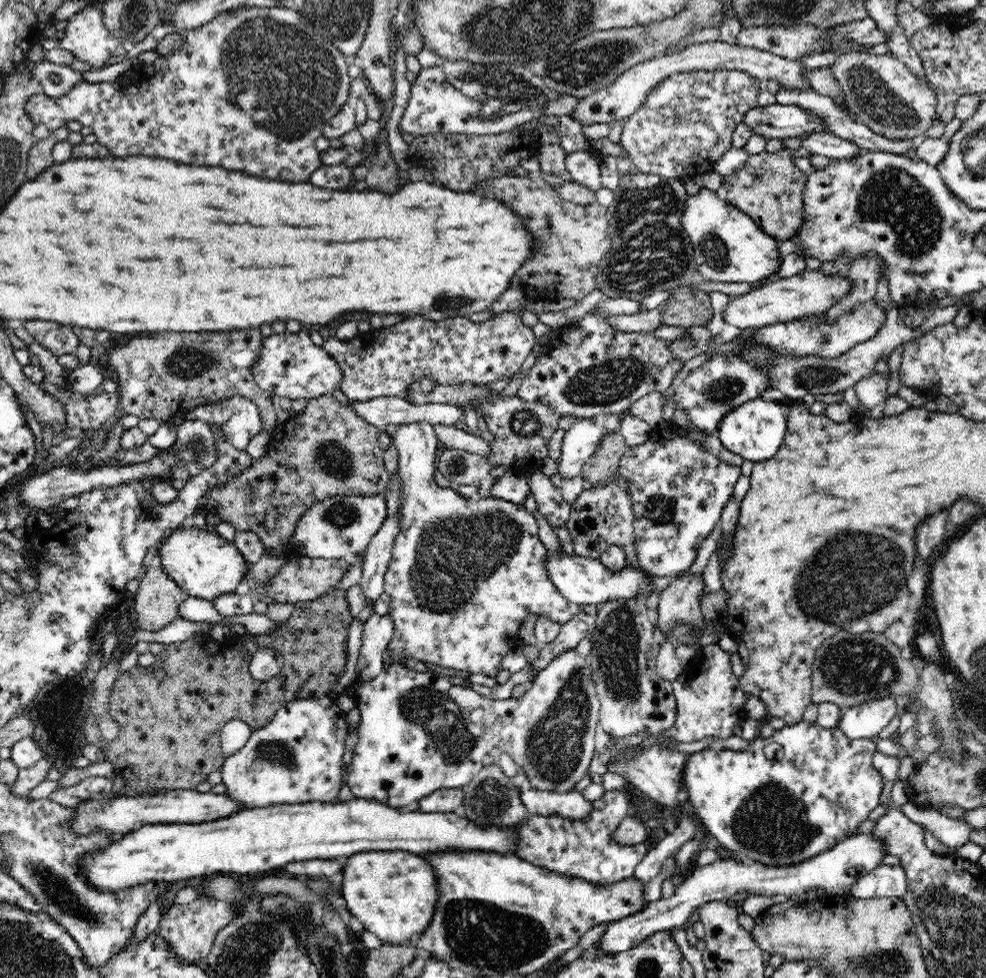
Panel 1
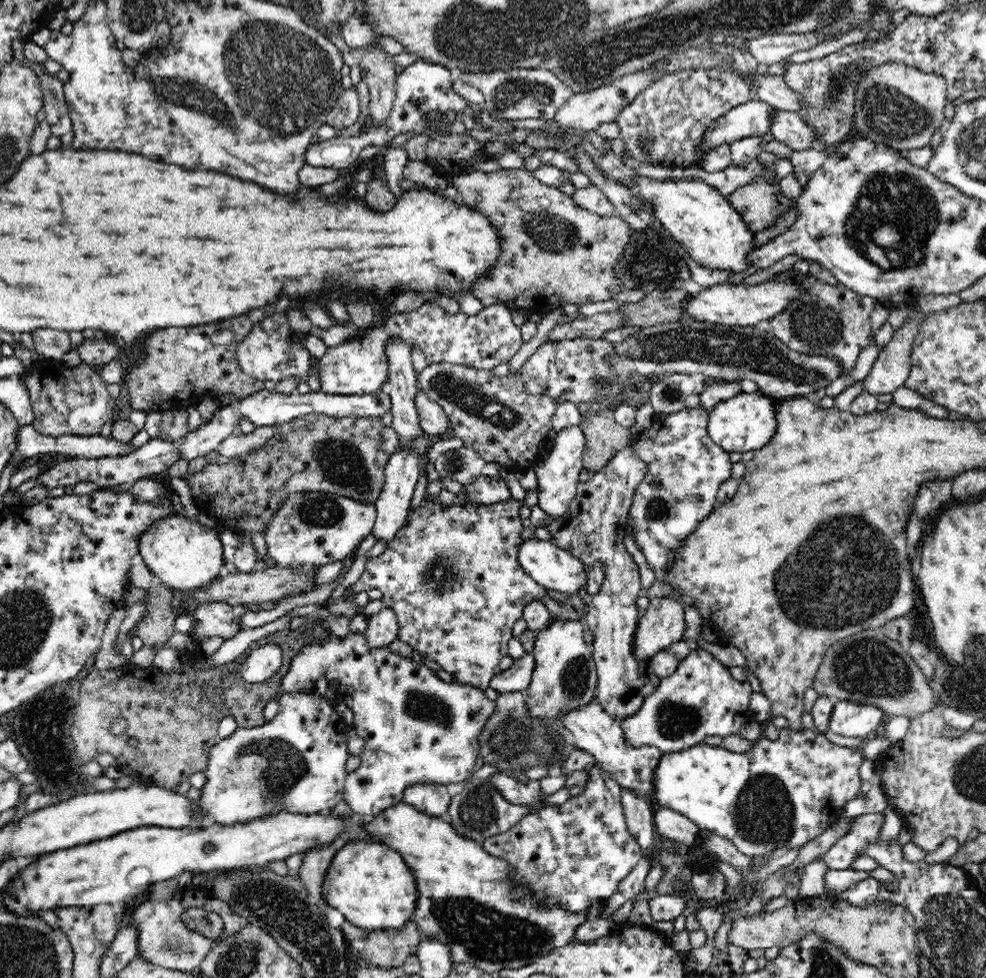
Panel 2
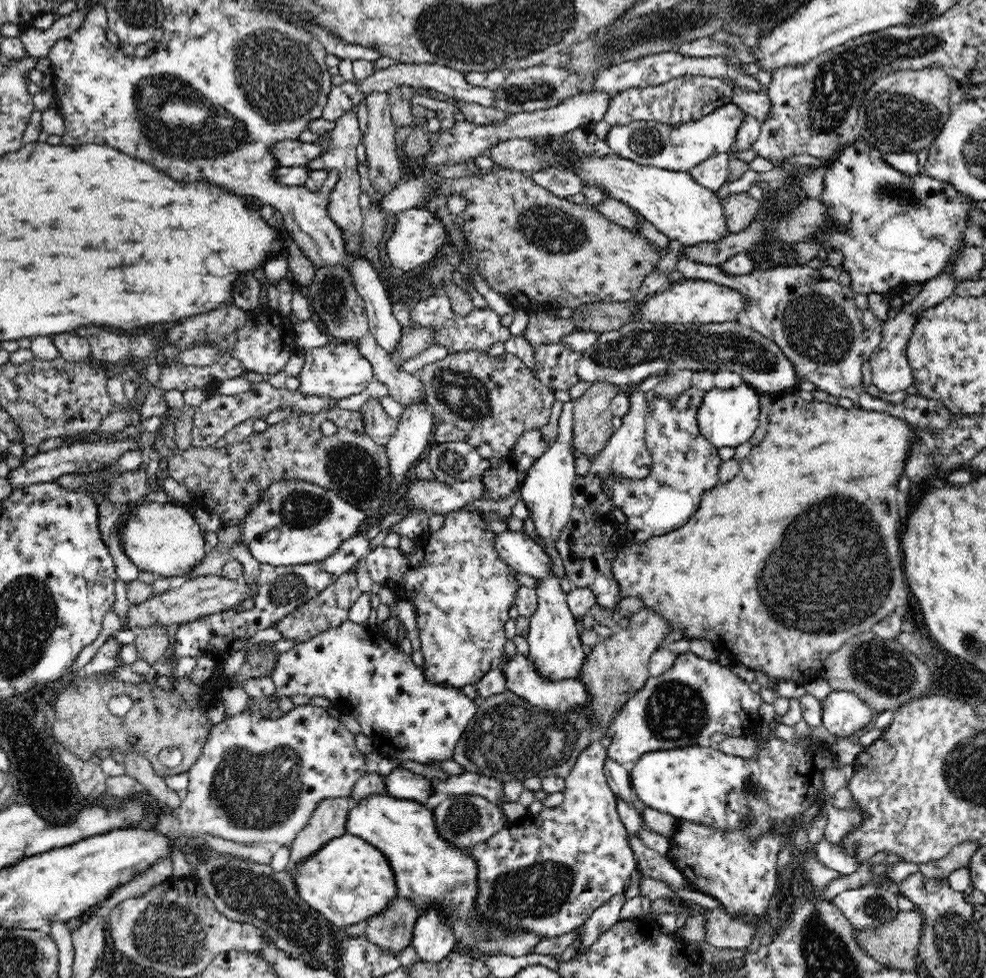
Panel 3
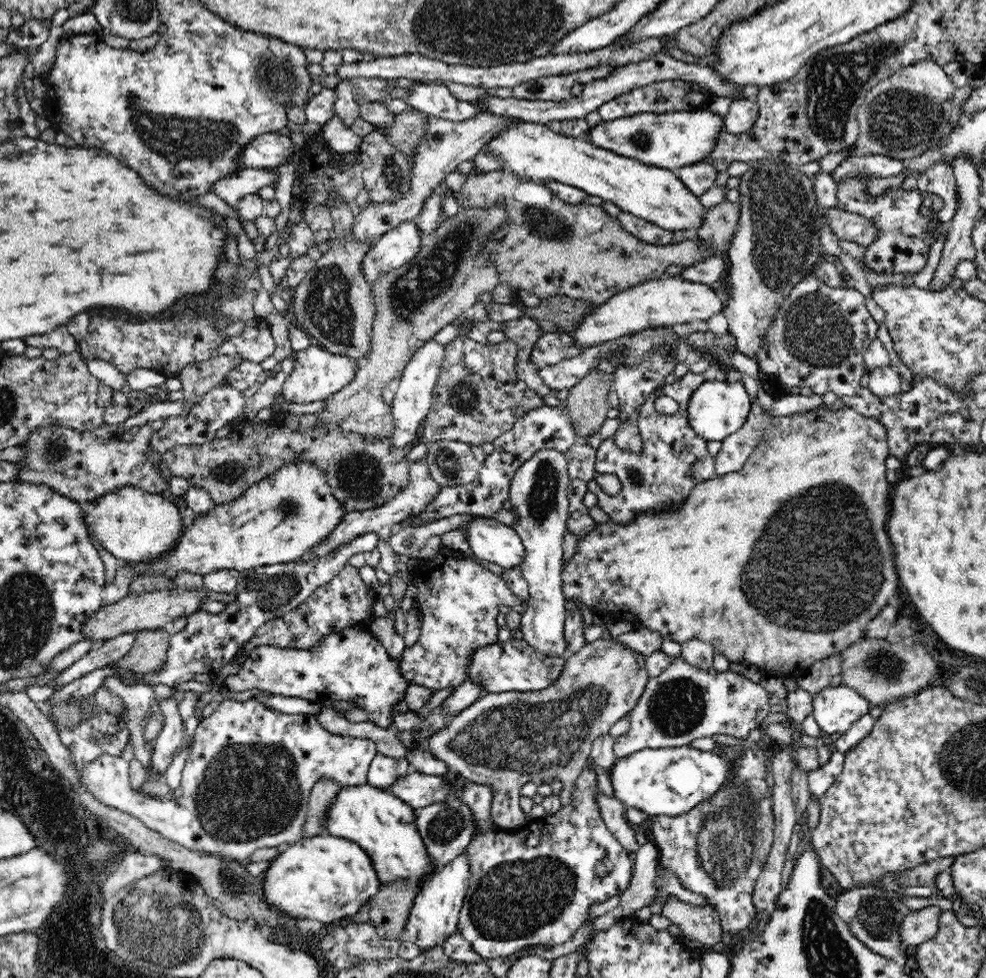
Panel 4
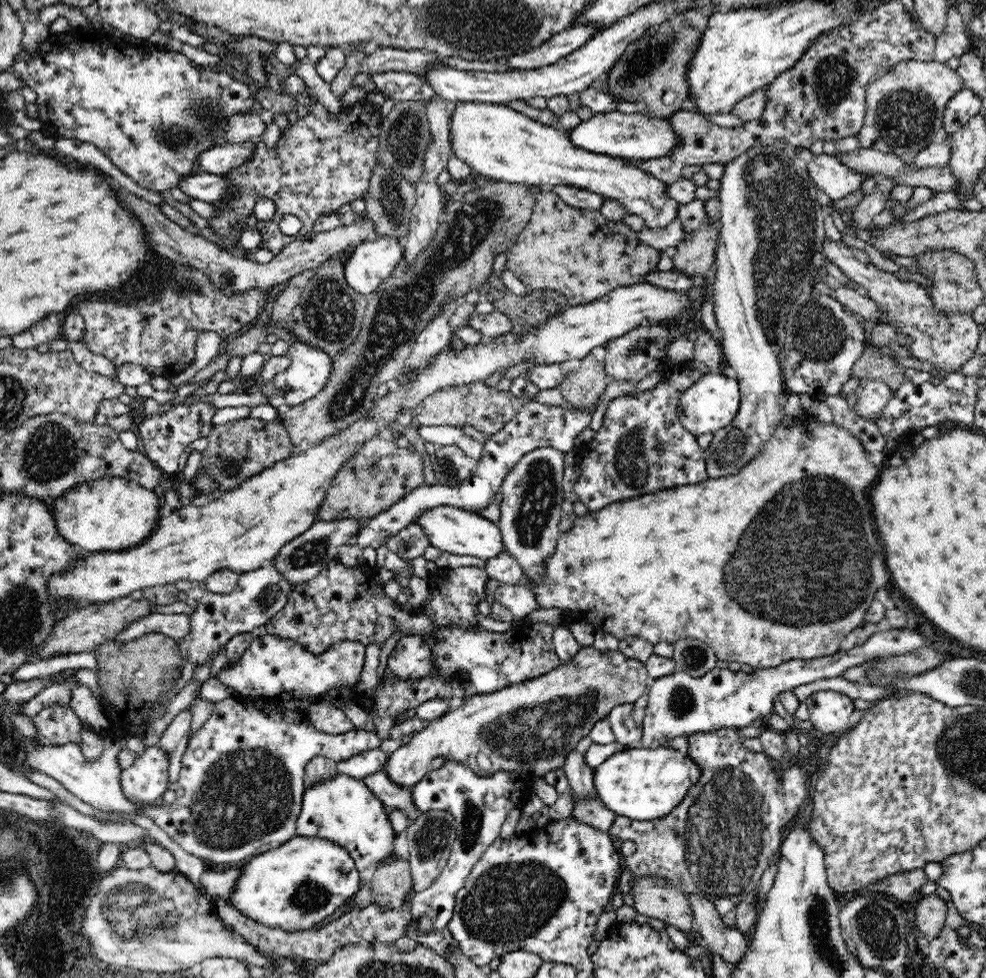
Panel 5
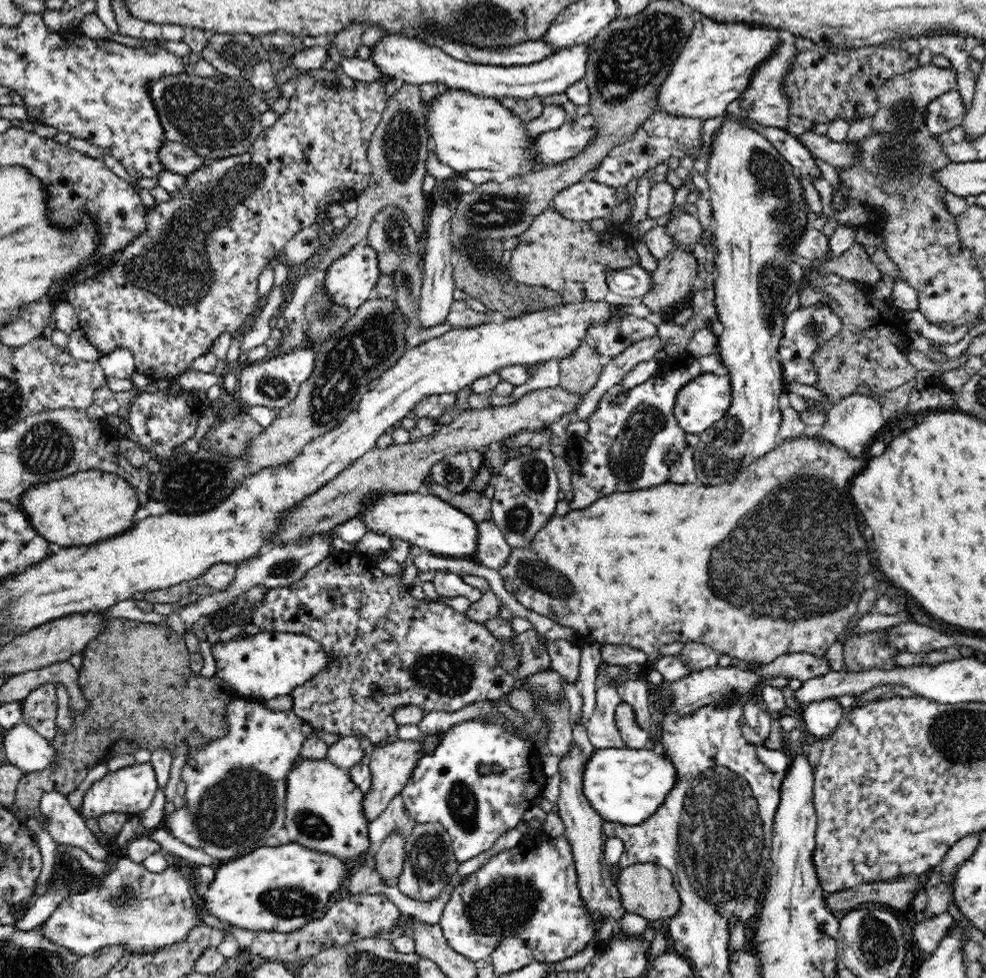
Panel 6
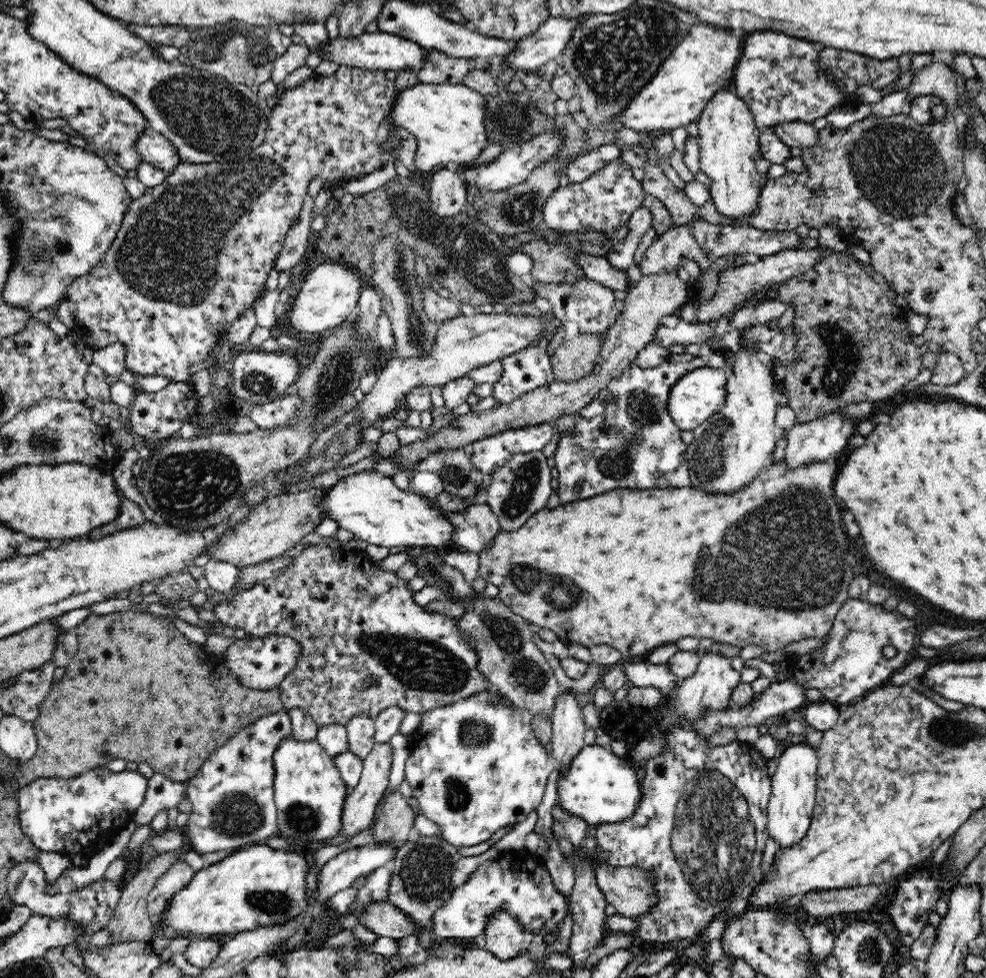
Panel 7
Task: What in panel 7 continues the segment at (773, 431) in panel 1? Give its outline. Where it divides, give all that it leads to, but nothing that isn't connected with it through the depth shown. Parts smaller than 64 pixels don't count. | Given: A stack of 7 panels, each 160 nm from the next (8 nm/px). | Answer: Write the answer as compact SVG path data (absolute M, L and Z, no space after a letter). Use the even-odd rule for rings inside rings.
M702 367L690 371L670 389L668 399L668 412L674 424L681 431L694 431L698 426L704 425L714 414L722 412L726 402L726 374L723 370L712 367Z

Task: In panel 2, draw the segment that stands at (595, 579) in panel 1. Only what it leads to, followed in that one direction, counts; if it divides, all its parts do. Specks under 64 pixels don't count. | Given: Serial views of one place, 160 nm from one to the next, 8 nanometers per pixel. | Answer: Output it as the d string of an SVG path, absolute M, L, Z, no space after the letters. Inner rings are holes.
M524 539L518 551L518 563L525 570L532 580L550 590L566 592L566 594L578 594L578 590L585 589L588 570L585 570L584 563L572 556L570 552L558 548L551 541L540 539Z

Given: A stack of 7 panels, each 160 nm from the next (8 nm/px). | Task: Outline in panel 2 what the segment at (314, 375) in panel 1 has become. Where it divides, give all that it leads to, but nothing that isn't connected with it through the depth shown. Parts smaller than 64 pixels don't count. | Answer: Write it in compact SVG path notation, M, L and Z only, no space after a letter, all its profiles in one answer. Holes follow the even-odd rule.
M274 313L272 316L268 316L268 318L262 318L260 322L254 324L253 328L250 329L250 332L248 336L240 344L238 344L238 350L237 350L237 360L238 363L240 363L241 369L247 374L250 375L253 379L258 379L259 381L264 382L265 380L274 380L274 382L277 382L279 380L290 378L290 376L298 376L298 378L306 378L307 382L307 376L306 372L308 372L308 368L310 368L310 362L312 362L312 356L308 354L308 350L302 346L302 342L296 338L296 334L294 334L294 331L292 328L290 328L289 321L286 315L277 314Z

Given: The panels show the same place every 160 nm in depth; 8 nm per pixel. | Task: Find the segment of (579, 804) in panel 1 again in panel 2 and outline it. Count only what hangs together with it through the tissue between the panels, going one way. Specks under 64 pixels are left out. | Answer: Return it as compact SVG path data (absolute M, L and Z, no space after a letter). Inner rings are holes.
M500 773L490 776L488 782L496 787L498 793L510 804L529 806L535 811L546 808L545 799L548 796L541 792L539 780L530 780L527 784L521 784L516 777Z

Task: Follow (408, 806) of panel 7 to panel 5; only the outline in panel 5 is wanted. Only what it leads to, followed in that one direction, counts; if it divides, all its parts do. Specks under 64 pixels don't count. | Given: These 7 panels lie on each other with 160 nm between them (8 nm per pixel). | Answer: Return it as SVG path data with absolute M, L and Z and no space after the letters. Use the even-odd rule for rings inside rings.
M397 855L376 867L371 890L374 904L385 910L400 910L412 894L411 868Z

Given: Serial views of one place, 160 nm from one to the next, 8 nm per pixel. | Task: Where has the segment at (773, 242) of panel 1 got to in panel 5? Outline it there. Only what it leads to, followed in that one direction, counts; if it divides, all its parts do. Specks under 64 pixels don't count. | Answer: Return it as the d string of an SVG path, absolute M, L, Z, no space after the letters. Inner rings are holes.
M457 102L452 109L452 152L468 164L475 176L550 189L556 185L586 189L619 200L628 214L641 216L650 230L664 228L678 219L679 202L668 195L668 184L626 159L578 148L567 131L530 119L509 104Z

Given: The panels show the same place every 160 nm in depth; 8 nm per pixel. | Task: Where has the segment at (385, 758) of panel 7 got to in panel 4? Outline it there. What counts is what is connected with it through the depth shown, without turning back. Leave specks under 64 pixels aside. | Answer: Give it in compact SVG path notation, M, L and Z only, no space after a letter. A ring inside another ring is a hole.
M601 637L586 643L565 660L565 666L556 683L550 683L549 687L540 691L484 693L468 708L454 715L445 729L441 728L421 747L427 747L427 752L446 762L450 772L458 773L474 784L490 786L494 790L490 816L497 829L518 829L528 821L528 816L519 804L522 787L528 782L540 786L559 780L562 783L560 803L562 807L571 804L575 782L591 756L592 743L601 734L608 733L617 720L629 714L642 696L649 678L644 657L621 641L605 640Z

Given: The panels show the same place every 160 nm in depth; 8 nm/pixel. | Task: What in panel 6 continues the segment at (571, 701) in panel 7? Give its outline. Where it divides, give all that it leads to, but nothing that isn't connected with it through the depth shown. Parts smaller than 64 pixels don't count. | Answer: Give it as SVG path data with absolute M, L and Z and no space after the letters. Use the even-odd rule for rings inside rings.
M573 744L573 750L569 752L570 756L561 758L558 766L558 775L555 780L560 784L560 794L557 800L558 814L565 827L566 839L570 843L571 851L575 864L575 871L578 879L578 888L582 890L582 898L585 898L586 906L589 906L590 914L593 920L598 922L598 926L608 916L612 916L616 921L626 914L626 910L618 900L610 897L607 887L602 883L605 875L601 872L600 862L603 858L602 848L605 846L606 836L602 834L604 830L604 819L599 816L598 811L592 808L590 802L584 797L583 760L578 752L578 745Z

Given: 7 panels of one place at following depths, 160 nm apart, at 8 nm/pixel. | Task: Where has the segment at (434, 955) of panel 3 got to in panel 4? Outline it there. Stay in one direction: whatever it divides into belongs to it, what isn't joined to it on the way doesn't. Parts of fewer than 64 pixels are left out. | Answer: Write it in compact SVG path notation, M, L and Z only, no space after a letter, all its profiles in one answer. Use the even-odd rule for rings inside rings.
M466 852L458 855L441 871L434 872L430 880L420 887L414 906L408 917L402 940L410 941L425 951L441 944L457 932L459 913L463 906L469 886L471 872L470 861Z

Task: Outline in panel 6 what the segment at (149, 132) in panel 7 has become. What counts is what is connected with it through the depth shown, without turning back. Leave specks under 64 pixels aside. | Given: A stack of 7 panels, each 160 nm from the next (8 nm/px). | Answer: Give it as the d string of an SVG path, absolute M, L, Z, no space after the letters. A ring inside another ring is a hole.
M166 141L161 144L161 163L165 170L178 175L189 175L197 171L206 161L197 155L192 148L188 148L181 142Z

